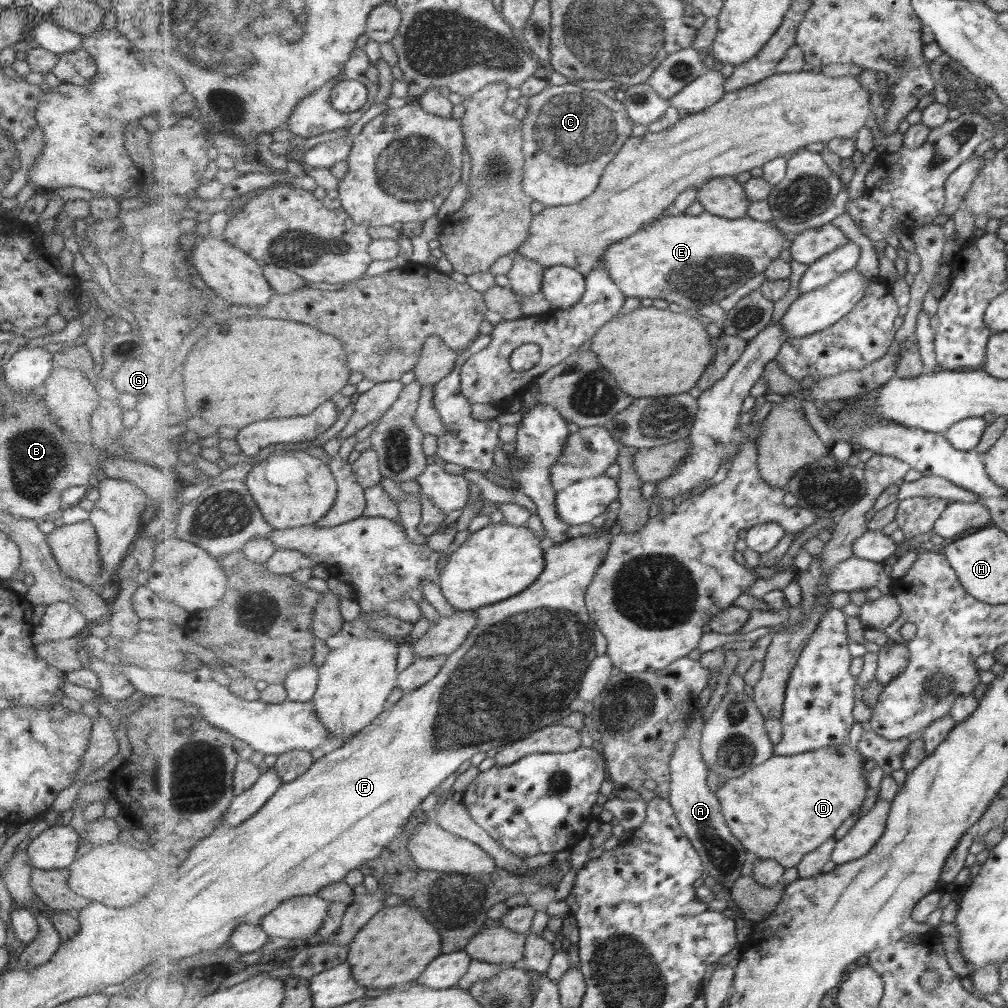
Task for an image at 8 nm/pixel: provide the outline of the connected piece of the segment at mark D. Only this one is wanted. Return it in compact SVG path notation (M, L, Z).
M848 744L793 756L775 754L743 776L728 779L716 793L722 801L722 813L726 816L731 832L742 841L747 852L753 852L756 858L775 859L785 868L793 868L802 862L805 855L817 850L833 837L847 819L857 814L869 790L866 761L867 758L858 747Z

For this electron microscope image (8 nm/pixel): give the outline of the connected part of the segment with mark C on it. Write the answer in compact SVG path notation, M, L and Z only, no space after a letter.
M573 81L564 85L548 85L540 93L528 98L528 113L522 120L524 136L523 152L526 155L524 187L538 203L547 206L571 206L591 196L599 183L607 164L622 150L633 134L634 120L624 101L610 98L605 92L587 90L576 86Z

